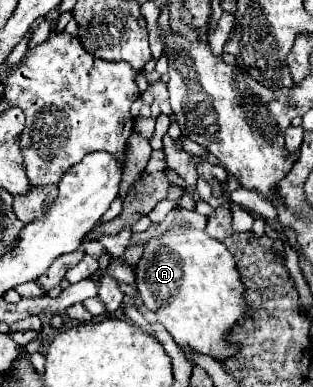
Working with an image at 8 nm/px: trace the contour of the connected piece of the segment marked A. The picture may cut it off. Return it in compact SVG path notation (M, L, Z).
M181 223L173 231L165 231L159 237L153 237L145 243L143 255L135 265L135 283L145 307L153 309L159 315L161 325L173 335L175 343L183 347L191 347L201 353L209 353L215 359L225 359L235 353L225 341L225 333L243 319L249 309L243 301L243 283L239 281L239 273L235 269L233 255L227 251L223 243L213 239L201 229L193 229L189 223Z

